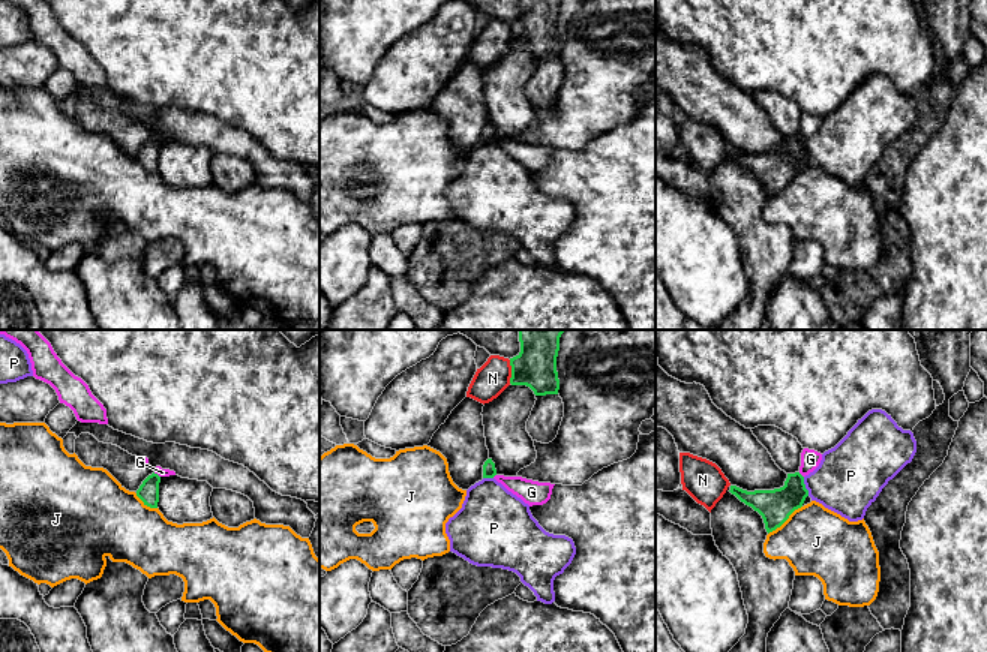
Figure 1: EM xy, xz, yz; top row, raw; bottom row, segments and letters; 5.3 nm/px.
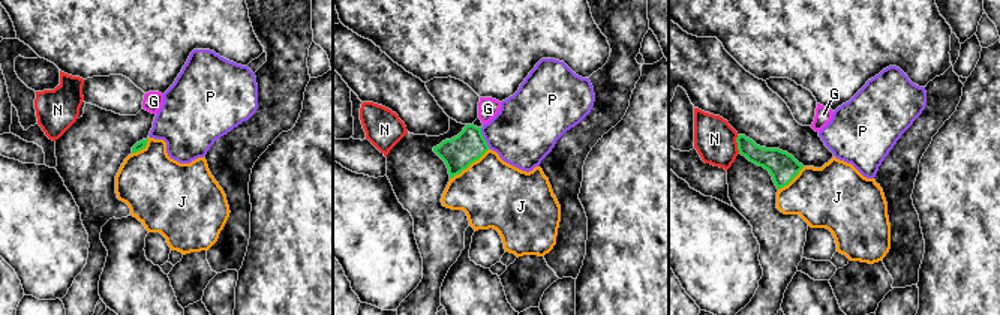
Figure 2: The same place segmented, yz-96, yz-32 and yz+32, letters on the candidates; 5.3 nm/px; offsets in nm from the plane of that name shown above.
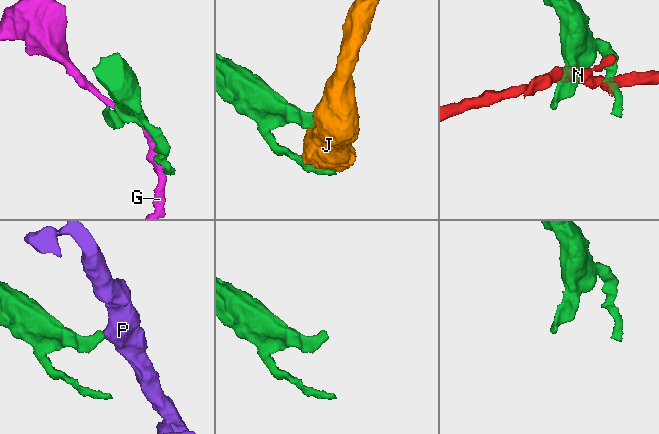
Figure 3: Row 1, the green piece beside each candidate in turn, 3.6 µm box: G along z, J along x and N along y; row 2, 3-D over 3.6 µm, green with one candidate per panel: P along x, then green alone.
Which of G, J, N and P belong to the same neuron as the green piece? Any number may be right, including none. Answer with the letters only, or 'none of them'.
none of them

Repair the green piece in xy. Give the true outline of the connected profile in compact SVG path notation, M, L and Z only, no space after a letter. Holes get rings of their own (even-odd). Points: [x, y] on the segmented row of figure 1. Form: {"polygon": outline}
{"polygon": "M153 472L140 486L140 489L136 490L136 496L144 502L144 505L150 508L158 508L159 483L160 483L160 477Z"}

